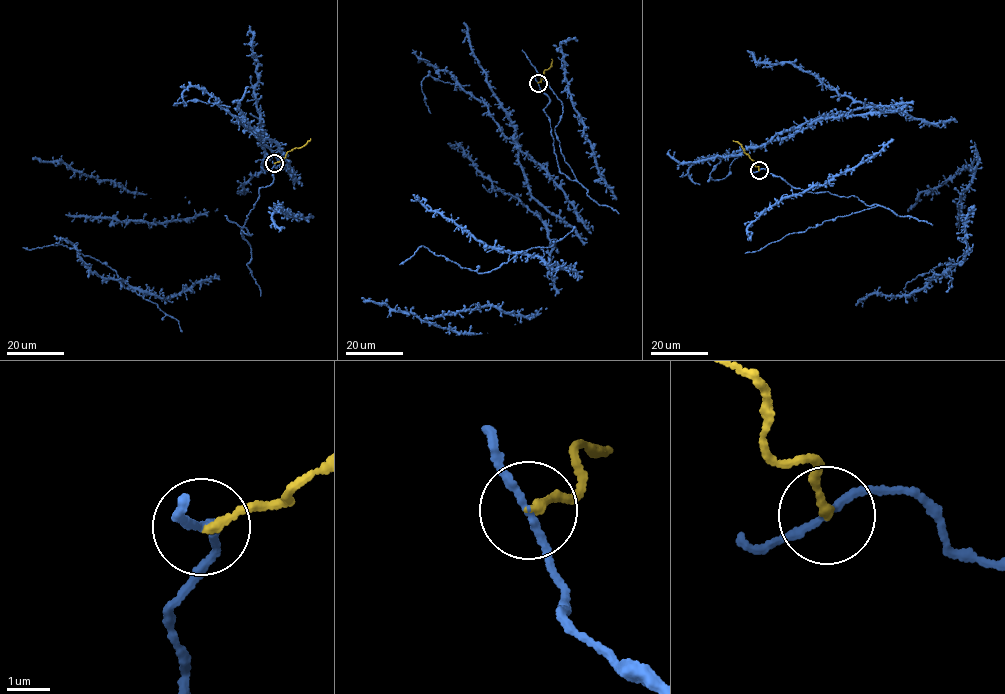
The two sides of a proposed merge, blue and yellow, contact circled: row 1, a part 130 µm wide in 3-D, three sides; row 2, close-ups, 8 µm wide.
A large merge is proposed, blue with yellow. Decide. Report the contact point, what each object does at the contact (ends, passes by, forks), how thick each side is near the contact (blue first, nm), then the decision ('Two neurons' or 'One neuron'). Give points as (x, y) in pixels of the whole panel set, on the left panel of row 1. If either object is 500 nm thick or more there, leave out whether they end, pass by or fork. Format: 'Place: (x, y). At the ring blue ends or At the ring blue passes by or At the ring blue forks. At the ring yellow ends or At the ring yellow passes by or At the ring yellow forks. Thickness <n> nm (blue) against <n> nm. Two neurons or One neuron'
Place: (274, 163). At the ring blue passes by. At the ring yellow ends. Thickness 150 nm (blue) against 180 nm. Two neurons

